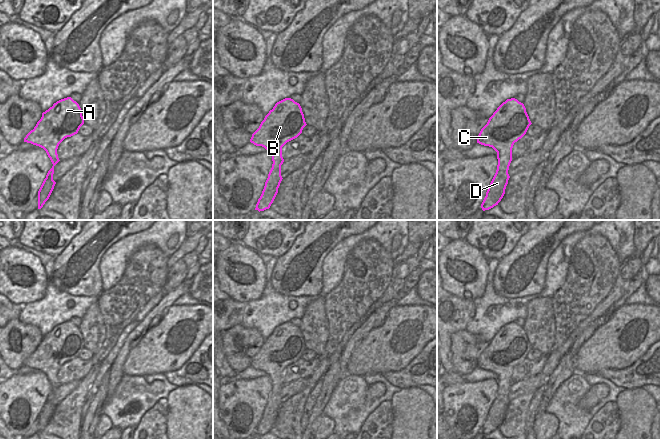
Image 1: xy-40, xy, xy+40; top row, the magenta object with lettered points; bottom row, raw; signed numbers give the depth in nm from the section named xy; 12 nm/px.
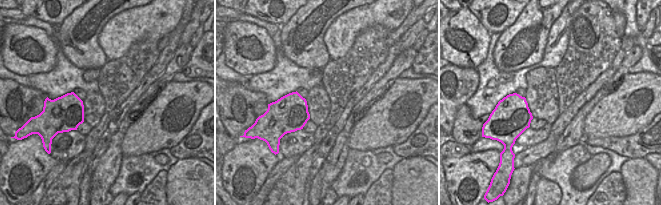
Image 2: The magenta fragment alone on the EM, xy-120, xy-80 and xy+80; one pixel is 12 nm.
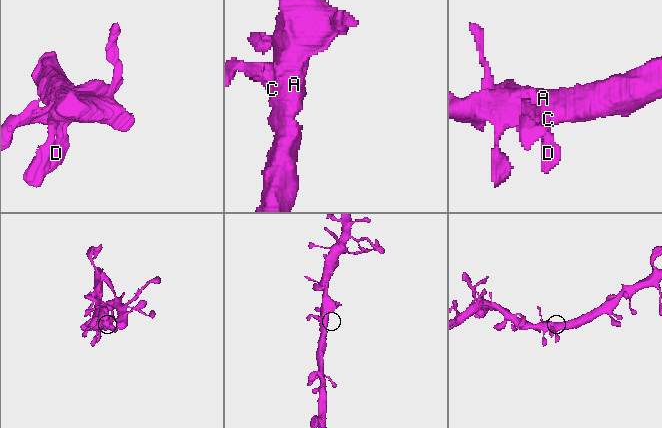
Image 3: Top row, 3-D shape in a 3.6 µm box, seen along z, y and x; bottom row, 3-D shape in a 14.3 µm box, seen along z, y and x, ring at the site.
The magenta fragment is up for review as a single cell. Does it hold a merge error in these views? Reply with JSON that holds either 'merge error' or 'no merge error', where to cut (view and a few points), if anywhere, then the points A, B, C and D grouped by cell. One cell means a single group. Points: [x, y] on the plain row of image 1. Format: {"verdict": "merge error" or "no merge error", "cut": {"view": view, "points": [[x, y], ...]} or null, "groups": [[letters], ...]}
{"verdict": "no merge error", "cut": null, "groups": [["A", "B", "C", "D"]]}

